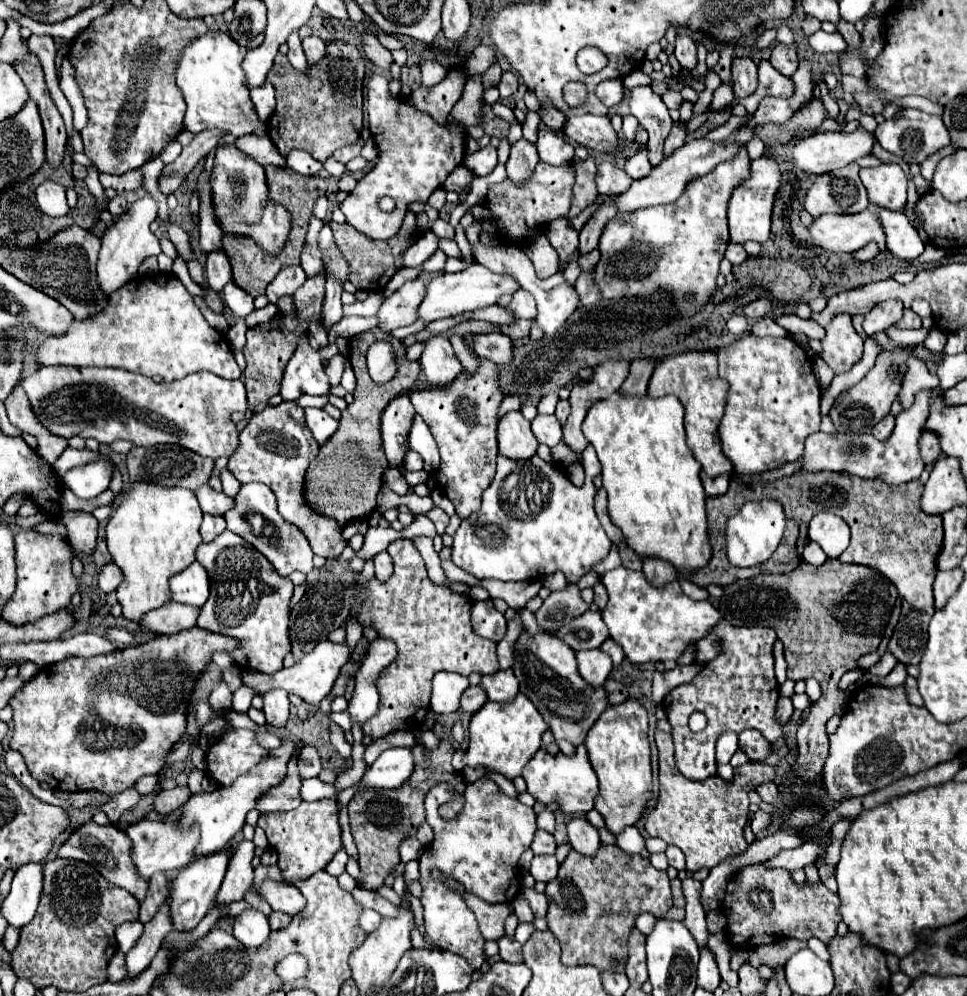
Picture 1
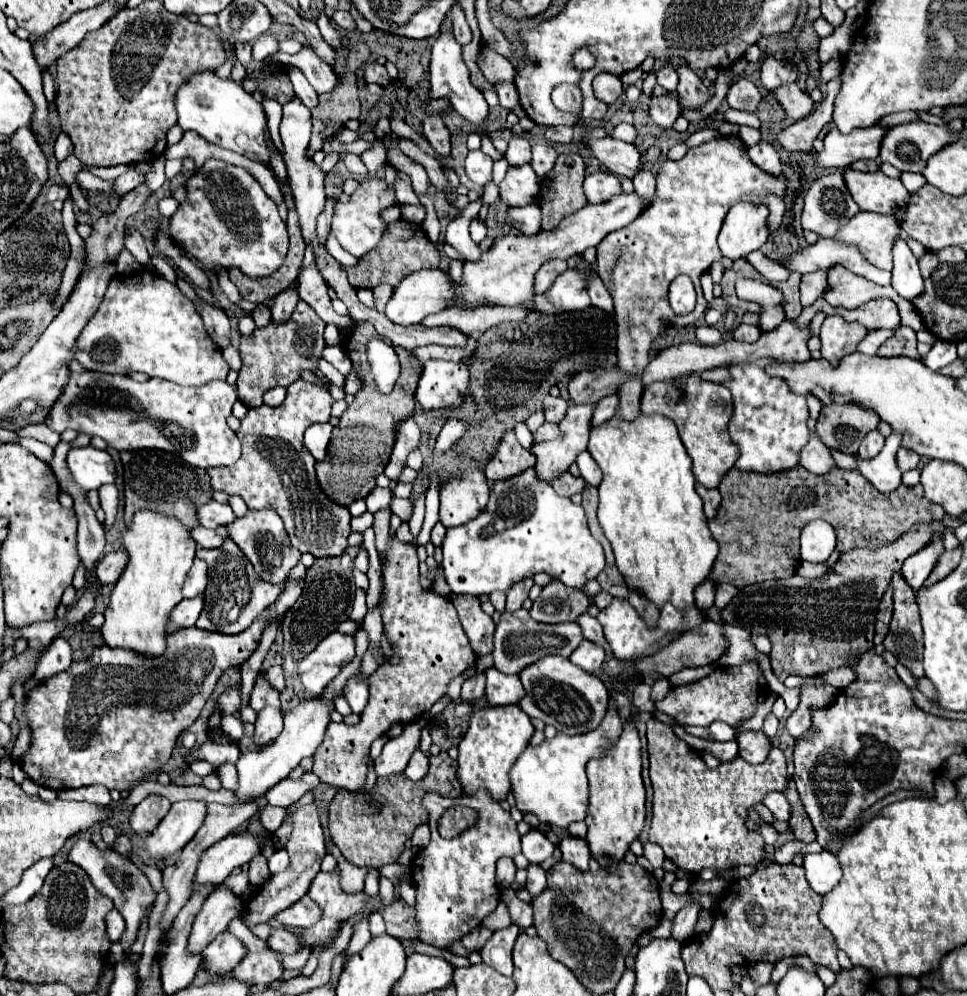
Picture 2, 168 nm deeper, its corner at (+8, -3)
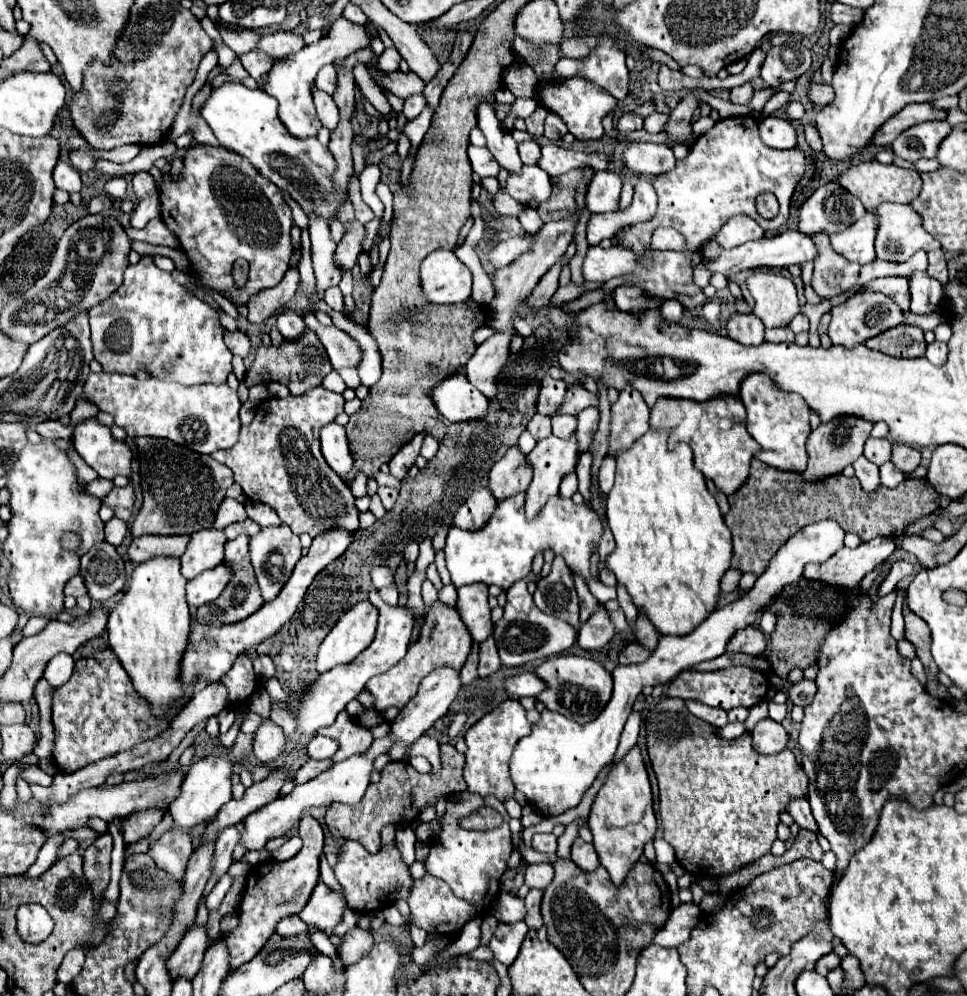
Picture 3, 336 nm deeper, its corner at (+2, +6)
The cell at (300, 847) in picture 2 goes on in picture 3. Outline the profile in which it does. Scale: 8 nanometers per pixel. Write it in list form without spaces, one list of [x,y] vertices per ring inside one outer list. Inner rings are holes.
[[[305,815],[299,823],[299,837],[303,839],[303,847],[293,859],[283,863],[265,861],[261,865],[253,865],[253,869],[249,871],[243,899],[237,909],[241,923],[227,935],[231,953],[231,971],[237,969],[237,965],[251,961],[267,943],[267,939],[273,935],[277,921],[287,915],[297,915],[311,897],[311,891],[319,881],[319,857],[323,855],[325,835],[319,821],[311,815]]]

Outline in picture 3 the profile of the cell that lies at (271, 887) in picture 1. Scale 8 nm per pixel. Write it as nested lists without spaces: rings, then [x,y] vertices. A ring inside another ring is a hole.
[[[319,881],[307,905],[297,915],[307,925],[315,925],[317,929],[331,929],[341,921],[343,909],[345,909],[343,897],[331,891],[323,881]]]

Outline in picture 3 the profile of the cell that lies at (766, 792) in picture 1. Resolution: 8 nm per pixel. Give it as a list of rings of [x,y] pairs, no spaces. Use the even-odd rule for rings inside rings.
[[[805,797],[801,799],[791,799],[789,805],[787,805],[787,813],[793,817],[793,821],[803,827],[803,829],[811,829],[811,831],[817,831],[817,823],[811,815],[811,807],[807,803]]]

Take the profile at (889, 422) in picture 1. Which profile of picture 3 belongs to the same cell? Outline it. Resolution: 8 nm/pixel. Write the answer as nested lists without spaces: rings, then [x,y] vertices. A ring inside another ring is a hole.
[[[869,437],[867,443],[865,443],[865,453],[863,455],[875,465],[881,465],[881,463],[889,461],[891,459],[891,443],[889,443],[889,439]]]

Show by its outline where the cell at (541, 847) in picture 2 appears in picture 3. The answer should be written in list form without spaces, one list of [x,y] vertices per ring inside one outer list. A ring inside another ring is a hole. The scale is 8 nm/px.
[[[535,833],[533,835],[533,849],[543,853],[555,853],[557,837],[553,833]]]

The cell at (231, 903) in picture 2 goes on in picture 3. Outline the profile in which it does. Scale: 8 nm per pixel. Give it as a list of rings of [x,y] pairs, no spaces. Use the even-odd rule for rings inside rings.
[[[207,925],[191,927],[189,933],[185,933],[185,937],[181,939],[179,947],[175,949],[173,959],[169,961],[169,973],[173,973],[173,977],[183,975],[193,979],[201,969],[207,947],[209,947]]]

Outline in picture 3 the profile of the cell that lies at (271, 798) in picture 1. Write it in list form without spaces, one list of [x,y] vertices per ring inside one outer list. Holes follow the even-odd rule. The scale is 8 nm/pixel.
[[[311,759],[311,761],[307,761],[299,771],[295,771],[293,783],[295,783],[295,785],[303,785],[303,783],[315,779],[319,773],[327,771],[329,767],[331,767],[329,761],[313,761],[313,759]]]

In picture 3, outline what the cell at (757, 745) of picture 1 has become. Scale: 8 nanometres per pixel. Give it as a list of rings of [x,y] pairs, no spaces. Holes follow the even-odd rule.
[[[761,719],[753,733],[753,749],[761,755],[773,755],[773,753],[779,753],[781,749],[785,749],[787,745],[787,731],[783,729],[781,723],[773,721],[773,719]]]

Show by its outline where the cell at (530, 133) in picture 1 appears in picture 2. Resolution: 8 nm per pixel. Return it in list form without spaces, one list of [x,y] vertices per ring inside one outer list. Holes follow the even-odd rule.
[[[515,136],[509,140],[509,148],[505,152],[505,158],[509,162],[509,166],[523,166],[527,162],[531,162],[531,144],[529,140]]]

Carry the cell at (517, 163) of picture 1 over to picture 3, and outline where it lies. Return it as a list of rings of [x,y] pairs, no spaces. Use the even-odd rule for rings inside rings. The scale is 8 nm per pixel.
[[[523,165],[521,173],[511,173],[505,189],[519,203],[543,203],[551,193],[551,177],[539,165]]]

